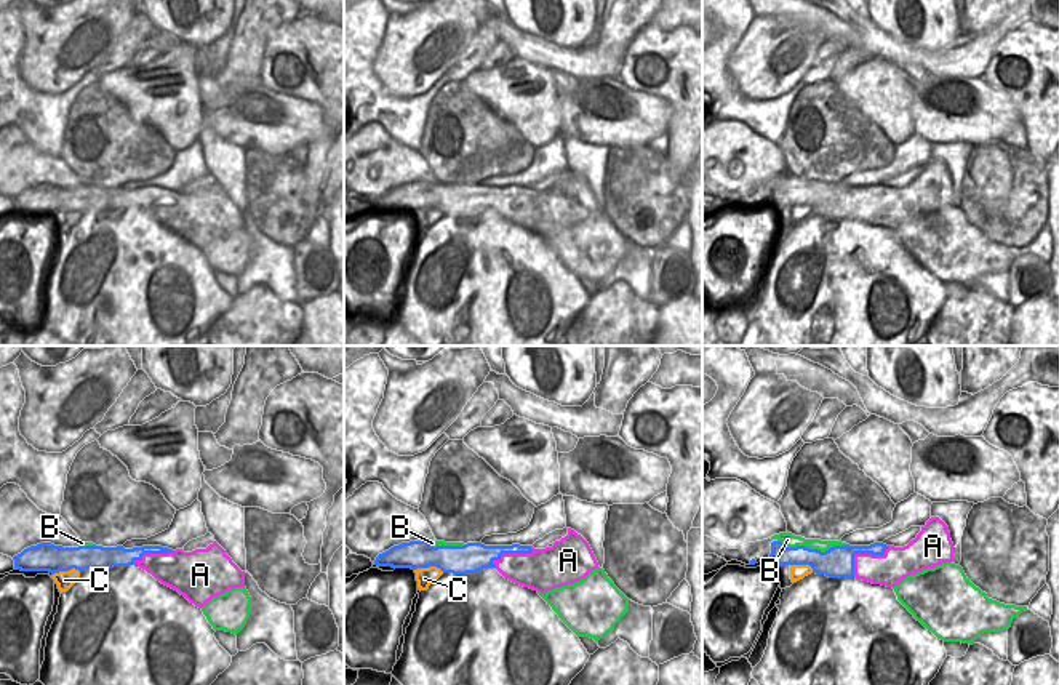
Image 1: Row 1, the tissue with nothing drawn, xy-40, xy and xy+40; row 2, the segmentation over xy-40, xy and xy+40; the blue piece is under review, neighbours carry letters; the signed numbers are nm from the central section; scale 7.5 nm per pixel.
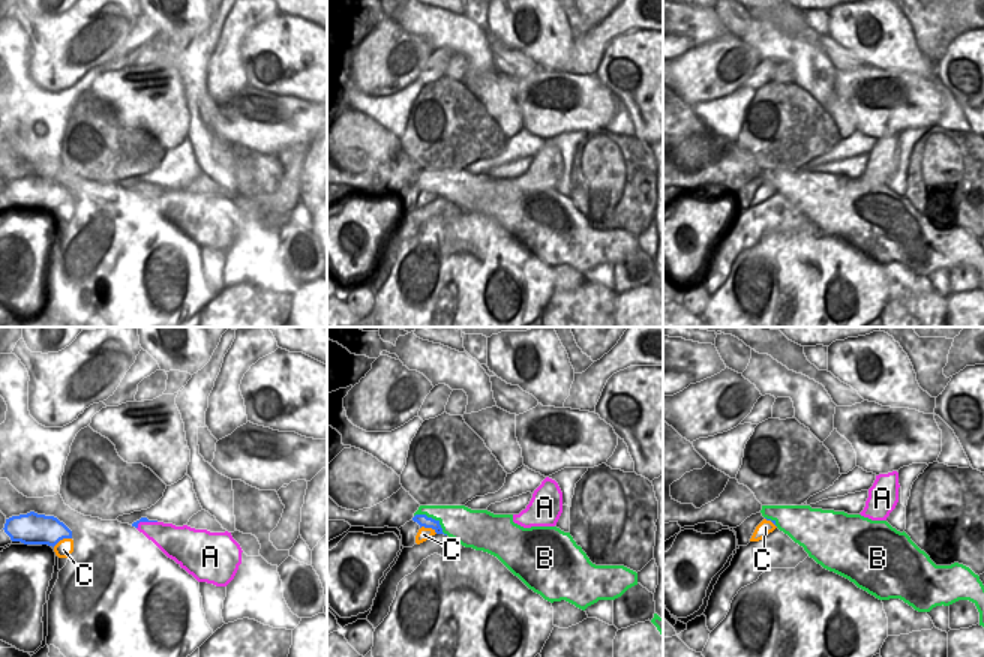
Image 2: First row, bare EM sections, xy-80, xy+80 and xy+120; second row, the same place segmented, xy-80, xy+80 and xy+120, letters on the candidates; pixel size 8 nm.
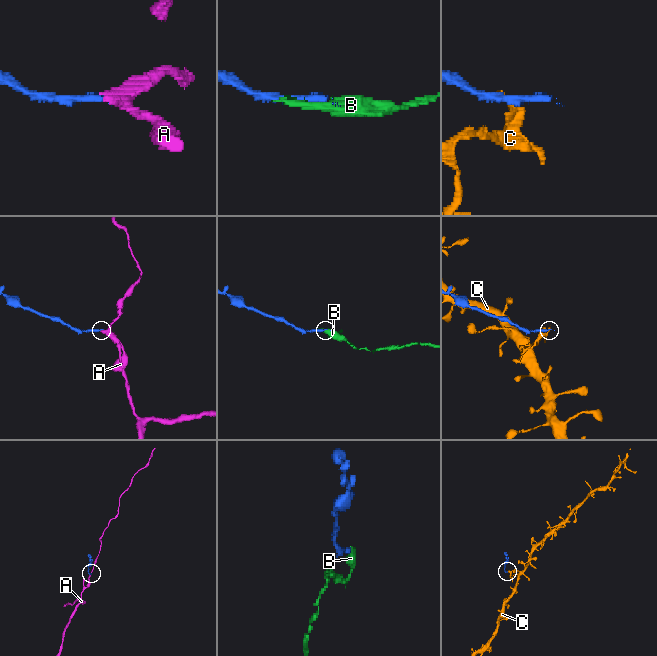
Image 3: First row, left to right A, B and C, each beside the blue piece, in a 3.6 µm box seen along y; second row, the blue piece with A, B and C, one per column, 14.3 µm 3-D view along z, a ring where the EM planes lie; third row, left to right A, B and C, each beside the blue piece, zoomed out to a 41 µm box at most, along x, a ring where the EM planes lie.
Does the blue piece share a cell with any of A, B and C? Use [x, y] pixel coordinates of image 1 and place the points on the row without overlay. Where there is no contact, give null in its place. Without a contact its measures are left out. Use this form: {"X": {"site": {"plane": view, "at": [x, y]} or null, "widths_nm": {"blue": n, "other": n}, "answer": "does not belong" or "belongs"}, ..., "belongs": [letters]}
{"A": {"site": {"plane": "xy+40", "at": [861, 194]}, "widths_nm": {"blue": 240, "other": 240}, "answer": "does not belong"}, "B": {"site": {"plane": "xy+40", "at": [813, 191]}, "widths_nm": {"blue": 240, "other": 110}, "answer": "belongs"}, "C": {"site": {"plane": "xy", "at": [429, 207]}, "widths_nm": {"blue": 220, "other": 140}, "answer": "does not belong"}, "belongs": ["B"]}

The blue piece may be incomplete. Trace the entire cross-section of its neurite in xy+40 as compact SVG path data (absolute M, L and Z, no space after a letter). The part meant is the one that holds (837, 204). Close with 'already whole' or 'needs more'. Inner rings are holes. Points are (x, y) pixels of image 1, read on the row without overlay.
M792 174L771 178L769 203L779 206L809 206L813 214L829 219L854 219L854 197L885 197L889 189L883 184L849 187L841 182L805 181Z | needs more

